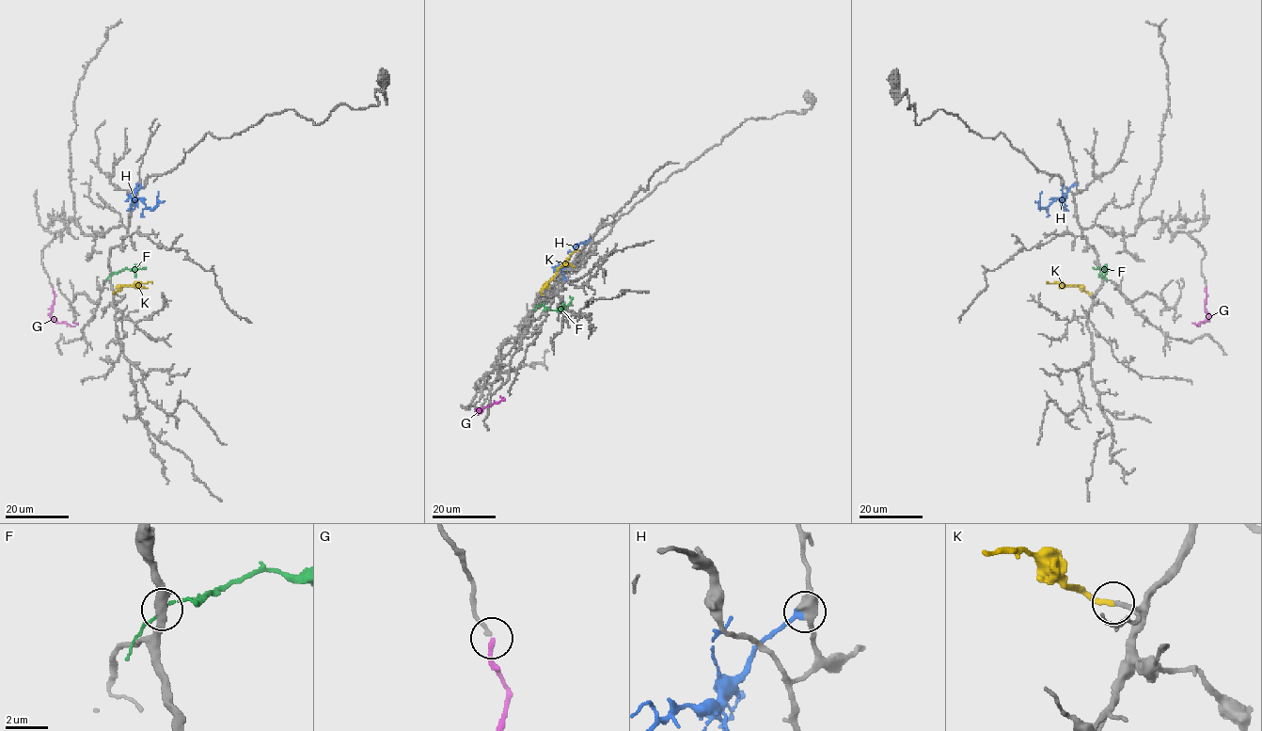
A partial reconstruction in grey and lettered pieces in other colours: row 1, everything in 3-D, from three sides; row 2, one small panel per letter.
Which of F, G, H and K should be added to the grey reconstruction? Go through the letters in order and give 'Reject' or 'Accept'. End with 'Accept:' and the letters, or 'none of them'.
F: Reject
G: Accept
H: Reject
K: Accept
Accept: G, K

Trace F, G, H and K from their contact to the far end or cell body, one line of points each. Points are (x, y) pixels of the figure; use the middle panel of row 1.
F: (538, 306), (561, 309), (572, 300), (570, 296)
G: (479, 409), (481, 410), (479, 408), (478, 412), (501, 401), (499, 396)
H: (565, 278), (561, 267), (574, 249), (581, 243), (585, 245)
K: (542, 294), (542, 290), (557, 270), (578, 249)

